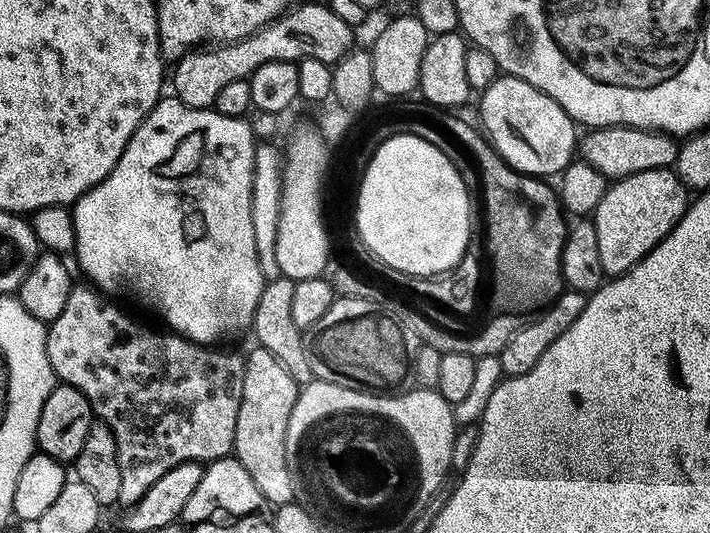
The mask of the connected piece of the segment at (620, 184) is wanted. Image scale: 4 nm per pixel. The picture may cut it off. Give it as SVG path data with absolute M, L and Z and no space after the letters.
M667 168L646 170L636 176L626 176L615 181L602 202L598 202L594 213L598 258L602 258L605 273L615 278L629 272L639 260L643 260L668 237L689 203L690 196L684 183L677 178L675 171Z

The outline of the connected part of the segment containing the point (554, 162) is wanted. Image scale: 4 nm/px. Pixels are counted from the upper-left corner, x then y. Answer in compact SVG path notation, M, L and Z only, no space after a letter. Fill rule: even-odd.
M501 74L482 93L479 100L478 107L483 131L488 131L488 136L492 139L497 154L500 155L497 157L509 168L514 168L526 176L549 178L548 176L555 177L563 172L564 167L572 163L574 153L578 148L578 135L576 136L578 128L572 117L566 114L566 110L562 110L562 106L558 102L554 102L554 98L550 98L542 90L530 86L530 82L526 82L522 78Z

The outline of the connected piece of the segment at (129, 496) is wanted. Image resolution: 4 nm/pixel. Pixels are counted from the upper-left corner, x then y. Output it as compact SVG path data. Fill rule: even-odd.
M73 287L72 291L68 293L62 314L58 314L58 318L54 318L47 325L46 354L50 358L53 377L59 383L74 386L74 390L86 394L86 402L90 402L93 417L105 424L114 434L116 465L118 466L118 474L122 478L122 486L118 486L118 501L121 505L131 506L140 501L142 494L146 494L146 490L150 490L150 486L154 486L154 482L158 482L158 478L162 478L162 474L174 470L174 466L185 464L191 460L197 462L223 460L233 451L236 443L238 410L242 402L242 382L244 381L246 360L243 355L239 356L236 352L219 352L221 350L219 347L196 344L193 340L186 340L182 336L169 334L167 331L164 333L159 332L156 328L147 328L146 325L139 324L134 317L127 316L118 305L108 304L109 297L107 295L101 294L95 287L87 287Z

